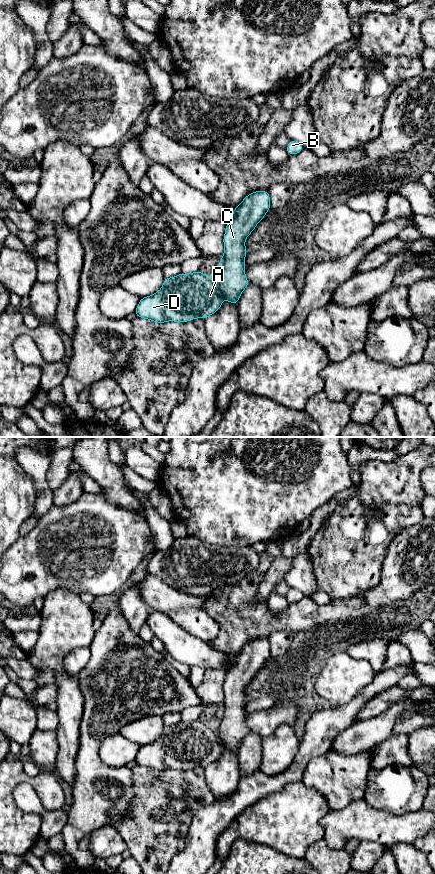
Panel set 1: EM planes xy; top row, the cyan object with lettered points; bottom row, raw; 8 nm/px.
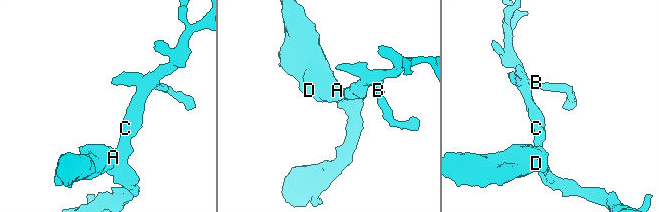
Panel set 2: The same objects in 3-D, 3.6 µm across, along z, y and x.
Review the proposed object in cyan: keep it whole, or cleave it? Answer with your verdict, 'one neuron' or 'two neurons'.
two neurons

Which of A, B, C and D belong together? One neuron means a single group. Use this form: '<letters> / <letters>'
A D / B C

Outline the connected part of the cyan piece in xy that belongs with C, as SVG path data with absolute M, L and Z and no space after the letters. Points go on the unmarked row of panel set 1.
M268 638L255 639L247 643L242 650L234 656L233 662L227 670L223 685L224 702L220 707L220 716L215 724L215 728L223 746L231 752L238 751L241 741L249 733L249 729L245 724L246 714L244 707L247 703L245 688L269 658L270 643Z

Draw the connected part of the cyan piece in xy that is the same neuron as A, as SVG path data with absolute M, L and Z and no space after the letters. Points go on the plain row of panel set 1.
M200 719L189 722L180 721L171 726L165 725L159 739L153 743L141 746L135 762L139 766L148 767L157 771L168 769L189 770L195 766L205 768L220 757L223 747L215 725L208 724Z

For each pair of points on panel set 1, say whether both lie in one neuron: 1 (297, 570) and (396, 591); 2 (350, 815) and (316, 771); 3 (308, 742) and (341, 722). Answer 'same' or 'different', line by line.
1: different
2: different
3: same

